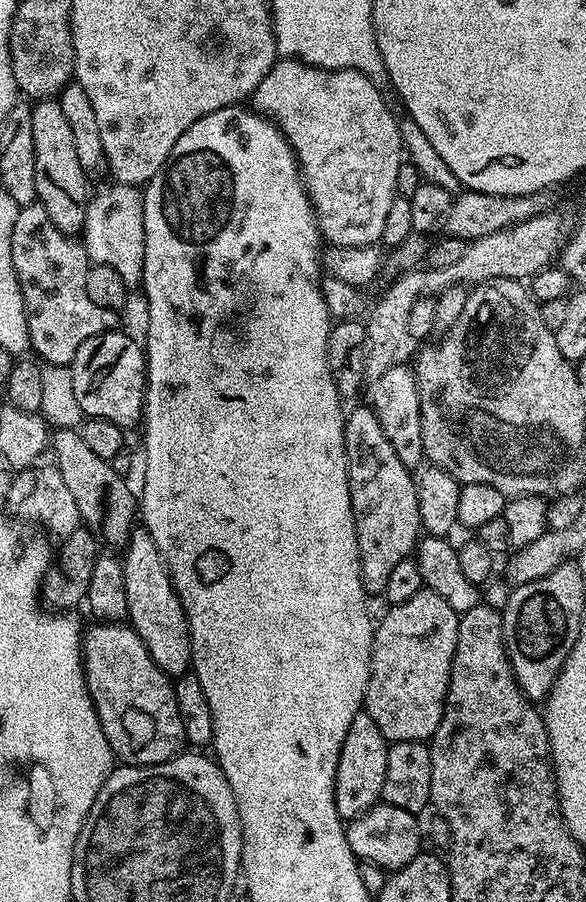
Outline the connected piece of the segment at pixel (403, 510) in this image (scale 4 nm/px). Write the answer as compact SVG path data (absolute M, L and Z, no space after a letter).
M370 406L347 409L344 417L344 445L350 502L358 534L360 577L369 594L383 593L386 578L398 562L409 559L421 539L417 481L394 454L394 446L382 434L382 426Z

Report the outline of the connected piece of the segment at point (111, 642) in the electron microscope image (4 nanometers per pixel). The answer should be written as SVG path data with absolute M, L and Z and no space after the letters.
M127 623L93 625L82 636L84 677L113 757L124 766L161 764L172 759L186 744L173 681L158 670L142 638Z

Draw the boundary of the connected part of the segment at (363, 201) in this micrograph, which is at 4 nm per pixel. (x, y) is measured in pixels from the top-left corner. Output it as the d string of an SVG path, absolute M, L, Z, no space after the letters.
M280 58L266 78L258 82L250 97L251 107L271 118L287 138L300 165L302 183L312 200L321 237L338 248L376 244L382 234L382 225L386 223L390 202L394 202L397 195L398 170L405 155L404 142L400 138L397 117L392 117L380 92L381 89L360 72L326 70L303 64L300 60Z

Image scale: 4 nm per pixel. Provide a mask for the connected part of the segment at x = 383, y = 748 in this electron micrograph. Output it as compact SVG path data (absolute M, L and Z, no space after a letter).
M362 710L356 715L354 722L350 722L350 730L340 751L336 771L336 809L341 820L347 822L355 816L361 816L381 799L382 786L386 782L389 743L368 712Z

